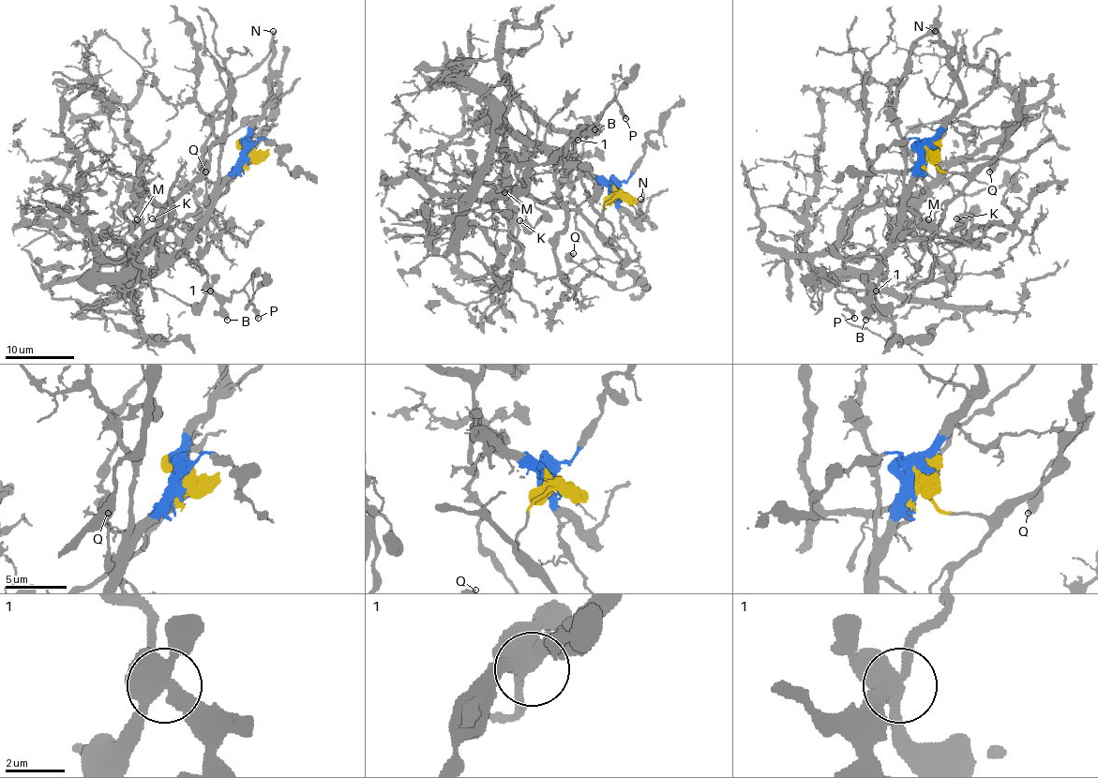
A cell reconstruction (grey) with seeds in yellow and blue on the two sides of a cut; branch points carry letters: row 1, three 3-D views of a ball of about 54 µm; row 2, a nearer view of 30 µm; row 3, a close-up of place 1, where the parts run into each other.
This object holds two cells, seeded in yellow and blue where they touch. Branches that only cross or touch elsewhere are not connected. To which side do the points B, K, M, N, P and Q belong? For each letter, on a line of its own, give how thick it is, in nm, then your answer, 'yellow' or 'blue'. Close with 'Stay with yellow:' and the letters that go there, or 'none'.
B: calibre 550 nm; blue
K: calibre 500 nm; yellow
M: calibre 650 nm; yellow
N: calibre 380 nm; blue
P: calibre 360 nm; blue
Q: calibre 500 nm; yellow
Stay with yellow: K, M, Q

